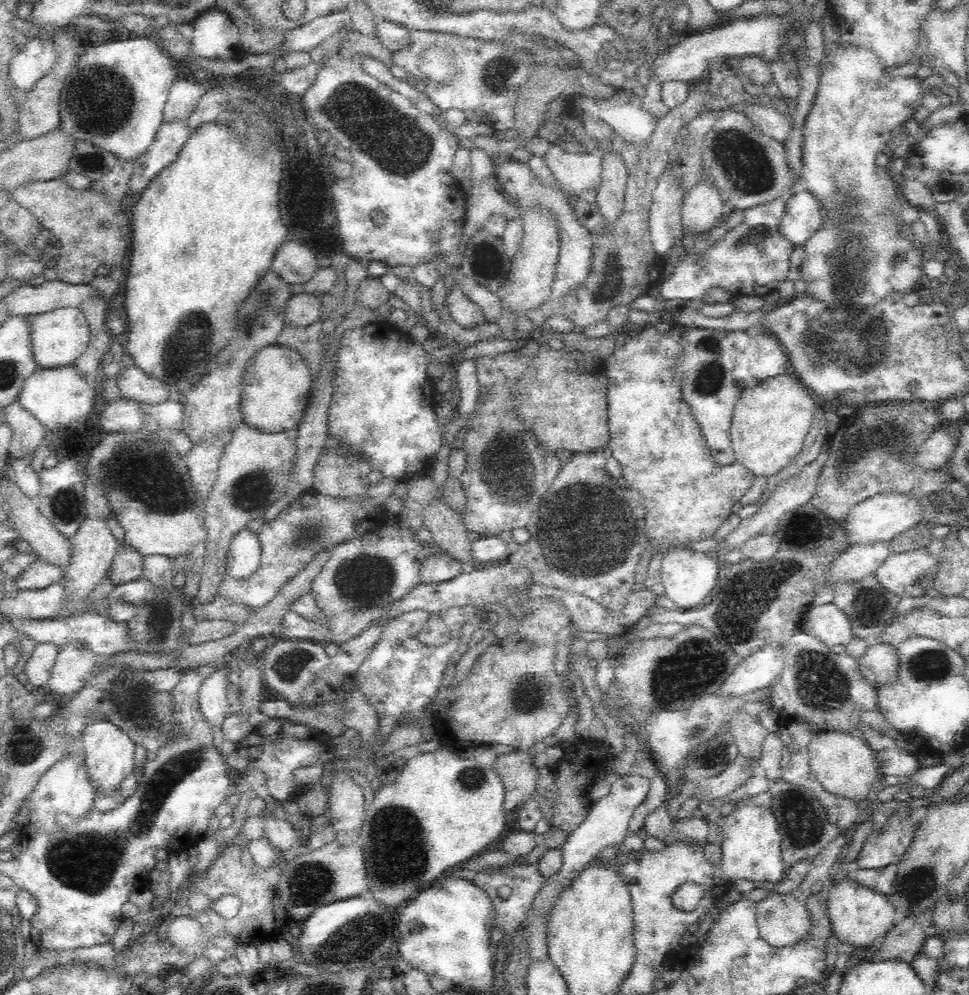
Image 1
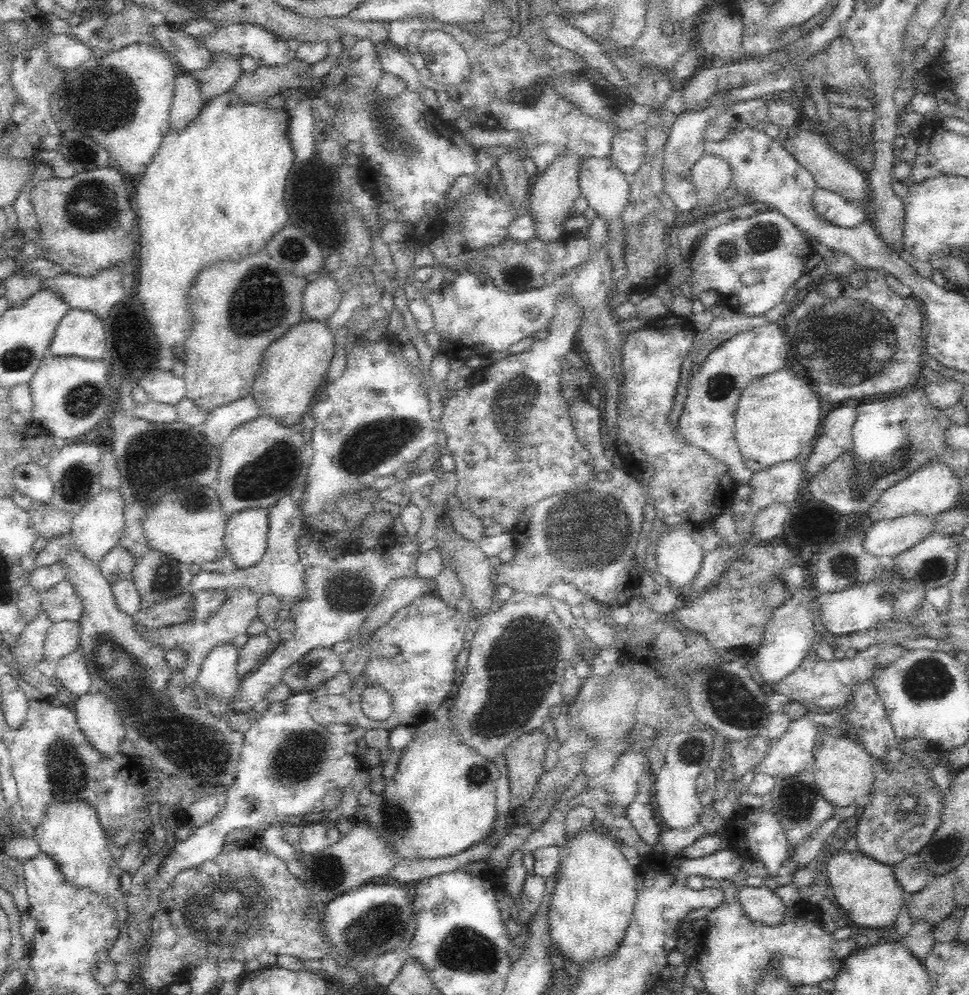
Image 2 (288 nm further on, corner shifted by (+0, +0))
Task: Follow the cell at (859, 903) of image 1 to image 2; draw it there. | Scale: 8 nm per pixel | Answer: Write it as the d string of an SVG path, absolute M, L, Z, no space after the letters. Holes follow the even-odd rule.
M838 852L830 858L826 864L828 868L828 880L830 888L834 890L834 896L838 904L846 910L850 922L856 922L858 926L866 928L888 928L898 922L900 908L906 906L906 900L902 898L904 890L898 884L892 866L880 864L864 854L856 852Z

